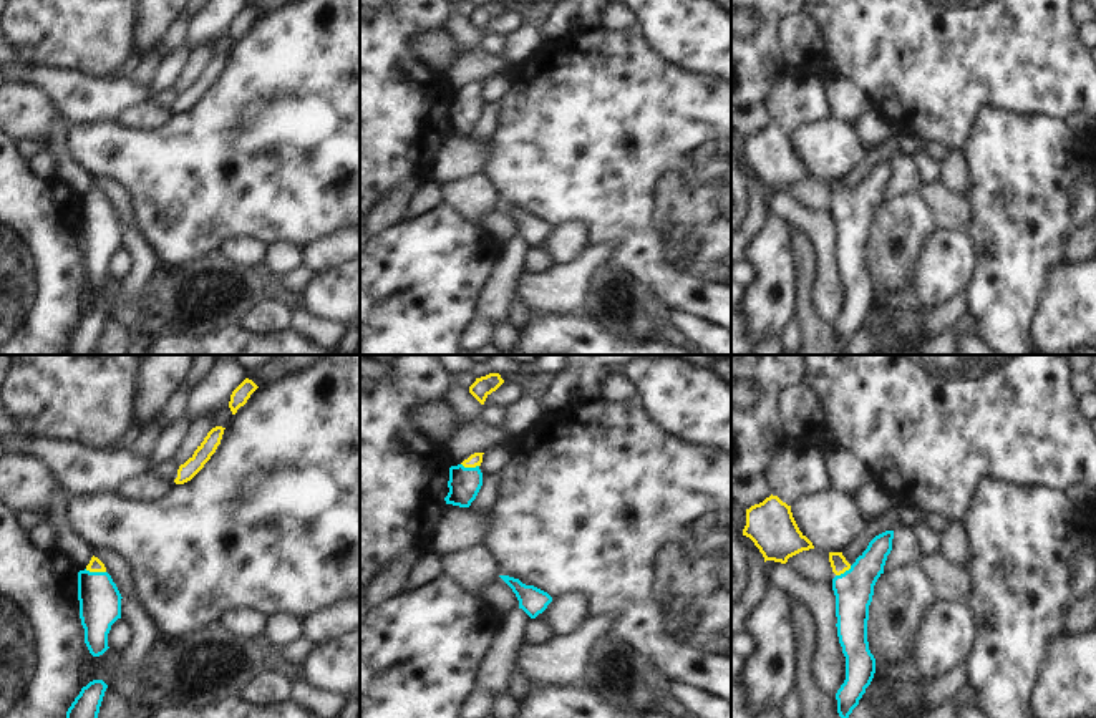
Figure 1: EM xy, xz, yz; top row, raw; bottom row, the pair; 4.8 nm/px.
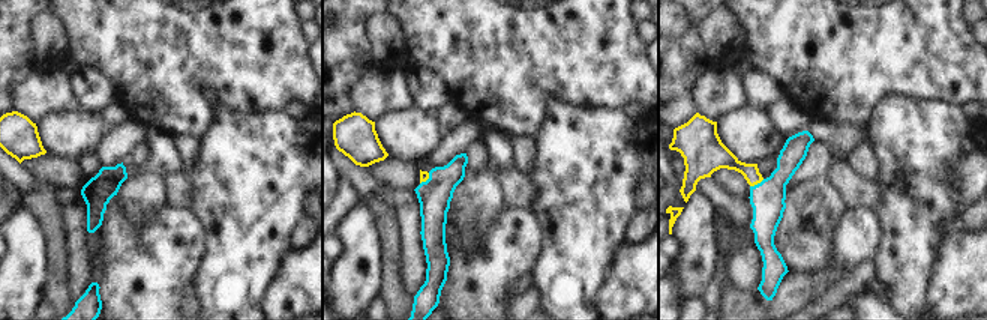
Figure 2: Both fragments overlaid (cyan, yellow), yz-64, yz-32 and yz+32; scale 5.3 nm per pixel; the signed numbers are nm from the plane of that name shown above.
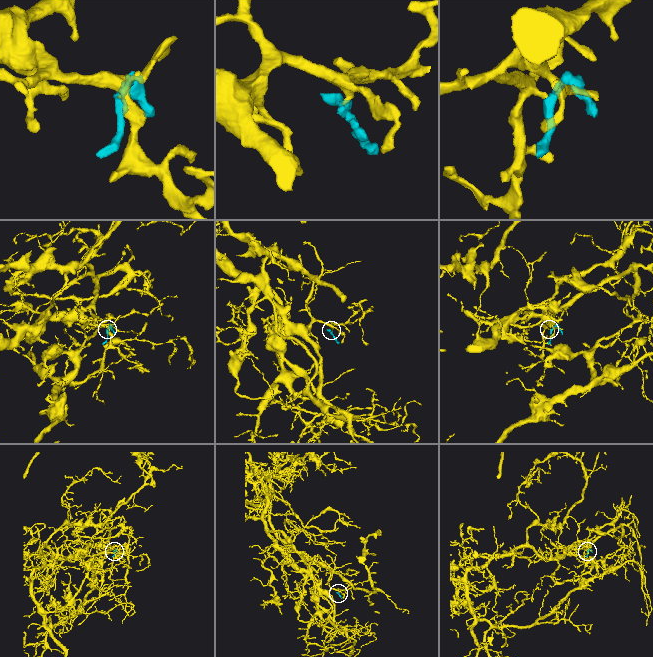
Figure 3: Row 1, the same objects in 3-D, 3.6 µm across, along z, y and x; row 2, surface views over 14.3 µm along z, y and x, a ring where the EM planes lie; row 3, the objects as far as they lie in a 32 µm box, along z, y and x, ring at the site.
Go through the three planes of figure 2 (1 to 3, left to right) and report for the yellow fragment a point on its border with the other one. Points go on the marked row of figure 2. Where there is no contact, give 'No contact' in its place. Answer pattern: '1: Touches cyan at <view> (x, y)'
1: No contact
2: Touches cyan at yz-32 (428, 179)
3: Touches cyan at yz+32 (758, 184)

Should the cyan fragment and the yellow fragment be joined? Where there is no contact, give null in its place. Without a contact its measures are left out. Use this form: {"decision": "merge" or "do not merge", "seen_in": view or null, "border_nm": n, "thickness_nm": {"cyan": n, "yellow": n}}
{"decision": "merge", "seen_in": "xy", "border_nm": 110, "thickness_nm": {"cyan": 200, "yellow": 70}}

